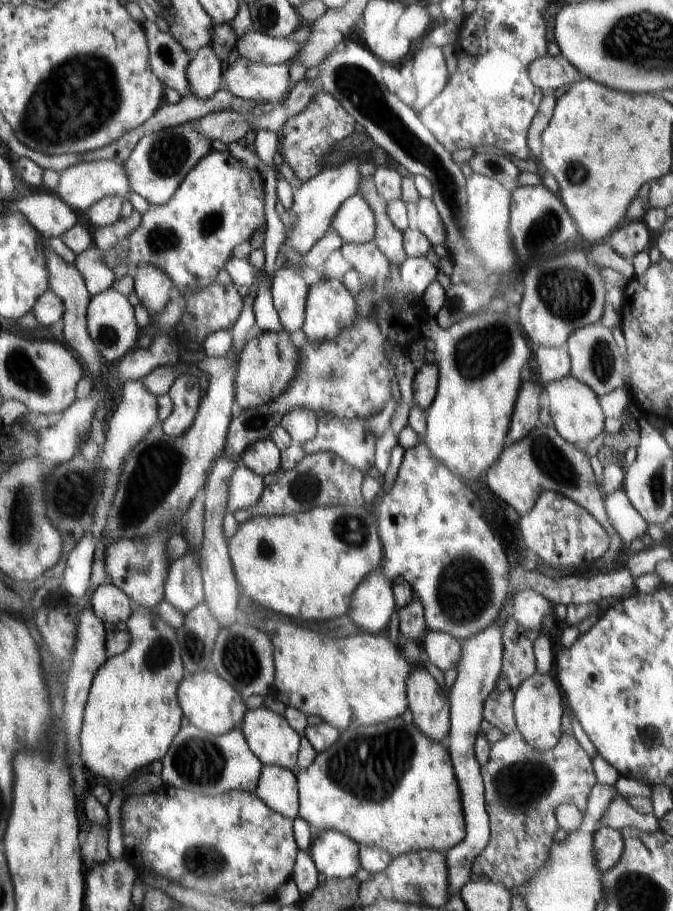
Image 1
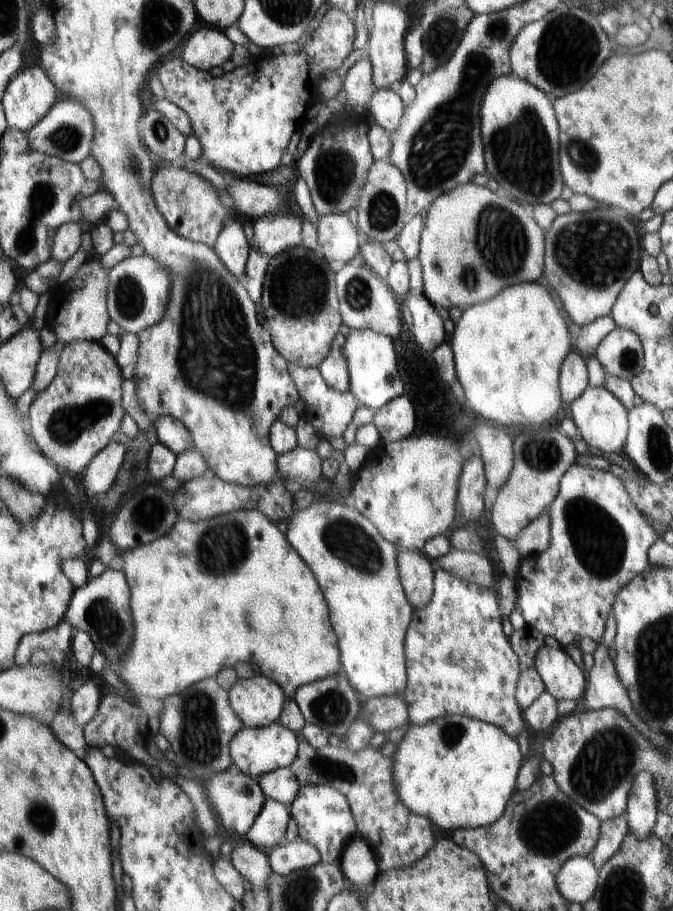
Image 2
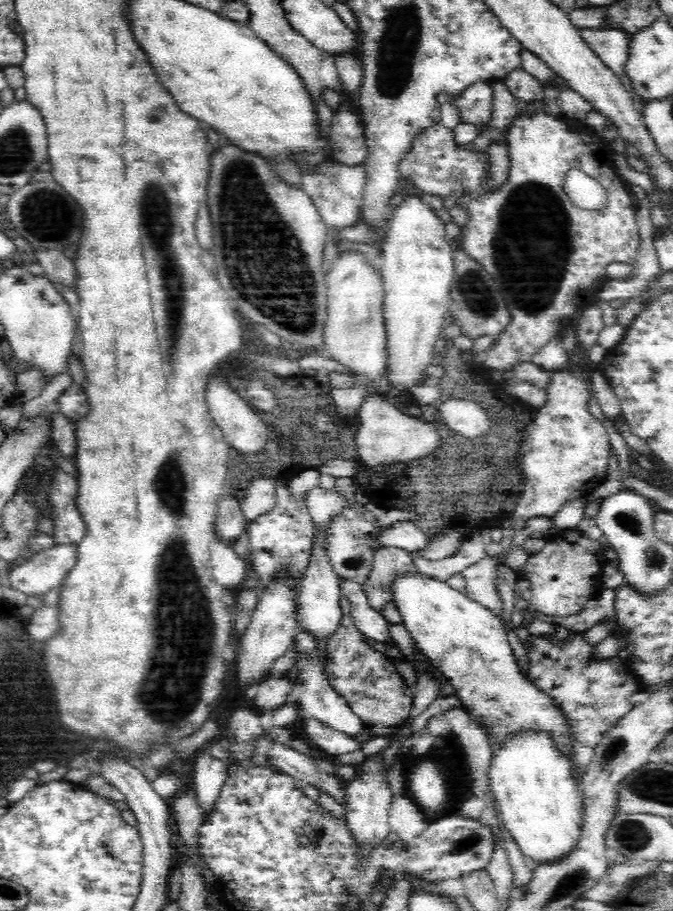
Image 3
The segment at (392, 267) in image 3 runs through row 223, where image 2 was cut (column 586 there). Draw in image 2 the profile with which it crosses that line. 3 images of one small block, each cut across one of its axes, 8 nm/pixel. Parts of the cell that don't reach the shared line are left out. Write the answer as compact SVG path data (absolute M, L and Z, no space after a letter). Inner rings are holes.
M590 387L578 396L577 400L568 405L567 414L574 420L578 430L578 437L586 444L607 452L622 453L626 440L629 416L626 416L626 408L617 395L612 394L606 387Z

